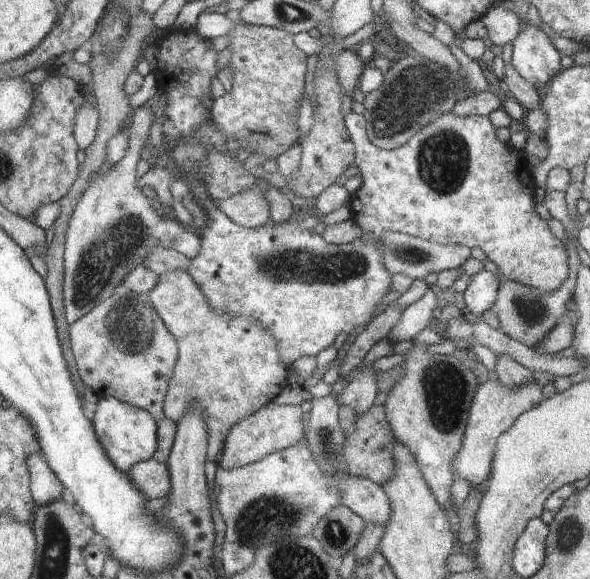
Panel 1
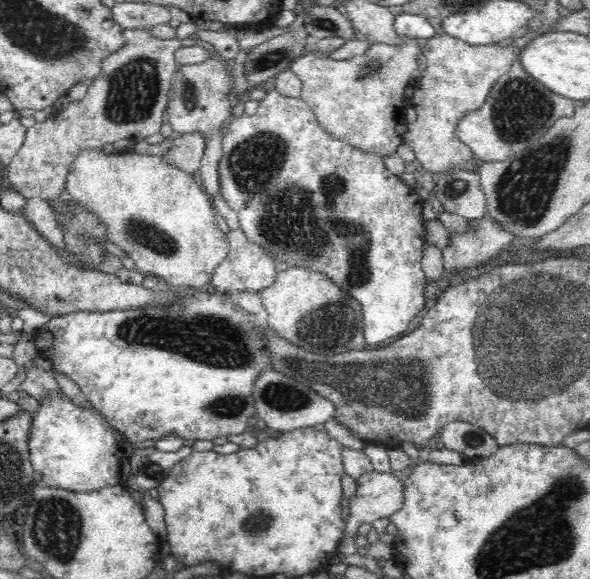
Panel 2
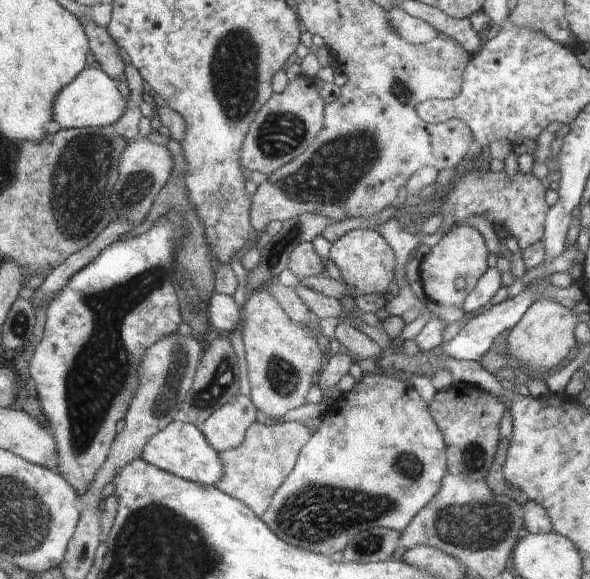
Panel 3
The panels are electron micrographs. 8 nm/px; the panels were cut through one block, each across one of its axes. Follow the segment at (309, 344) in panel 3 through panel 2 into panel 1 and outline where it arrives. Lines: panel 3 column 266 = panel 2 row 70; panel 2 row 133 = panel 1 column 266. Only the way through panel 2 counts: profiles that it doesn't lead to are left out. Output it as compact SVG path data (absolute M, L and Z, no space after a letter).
M182 268L158 276L148 298L174 336L179 350L168 382L163 412L170 420L180 422L197 402L208 430L206 456L214 462L232 426L273 402L286 388L290 367L282 362L278 340L272 332L250 318L224 318L216 314L202 294L202 288Z

